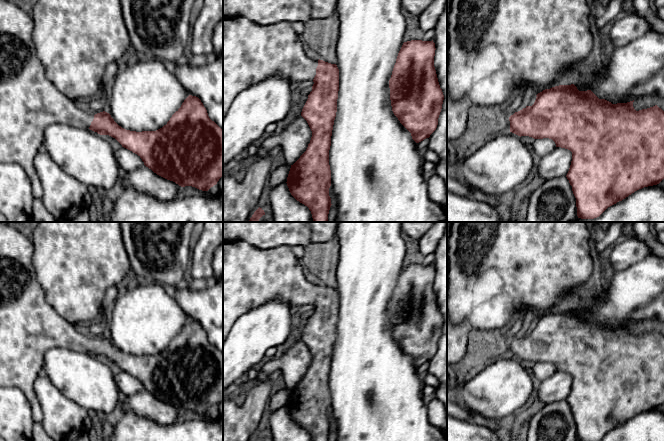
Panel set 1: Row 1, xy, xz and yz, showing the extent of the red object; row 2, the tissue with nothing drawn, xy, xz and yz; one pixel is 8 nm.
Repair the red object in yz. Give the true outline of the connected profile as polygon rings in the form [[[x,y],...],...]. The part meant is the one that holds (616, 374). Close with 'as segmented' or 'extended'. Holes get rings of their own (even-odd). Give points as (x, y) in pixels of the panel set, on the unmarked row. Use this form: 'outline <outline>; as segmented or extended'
outline [[[574,308],[545,313],[536,319],[532,330],[526,330],[509,341],[510,356],[534,363],[552,363],[556,371],[572,376],[566,399],[576,422],[578,441],[599,441],[608,431],[635,415],[659,408],[664,403],[664,335],[657,329],[636,335],[633,325],[612,328],[599,323],[591,314],[579,315]]]; as segmented

